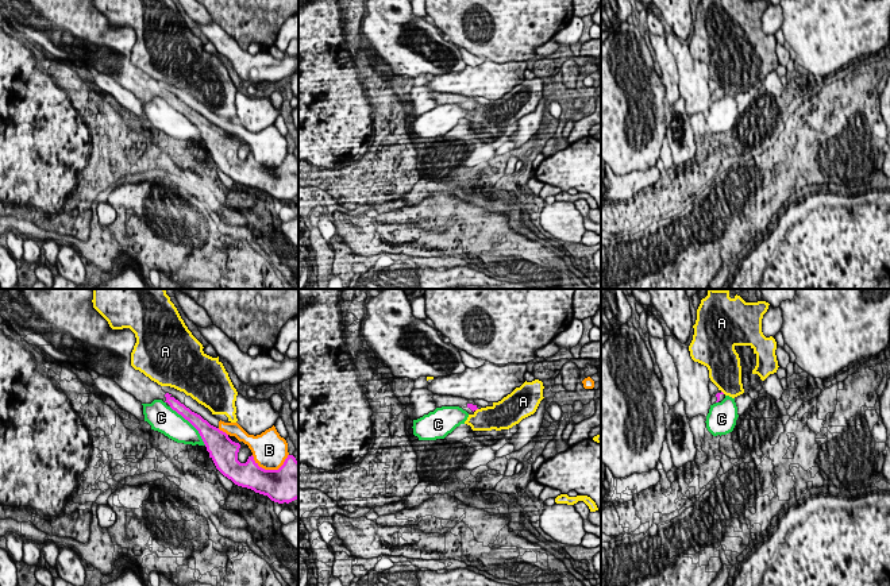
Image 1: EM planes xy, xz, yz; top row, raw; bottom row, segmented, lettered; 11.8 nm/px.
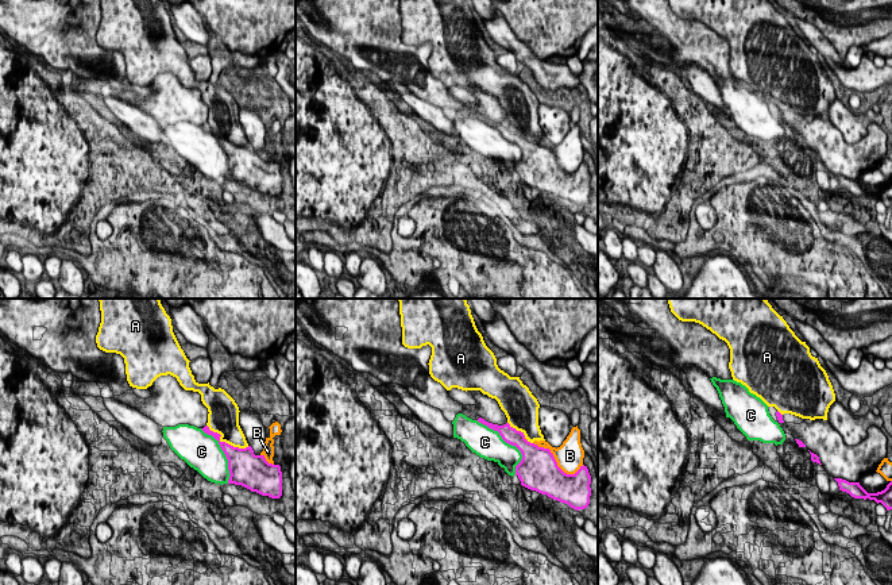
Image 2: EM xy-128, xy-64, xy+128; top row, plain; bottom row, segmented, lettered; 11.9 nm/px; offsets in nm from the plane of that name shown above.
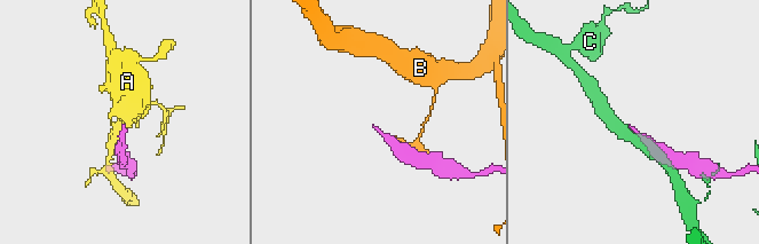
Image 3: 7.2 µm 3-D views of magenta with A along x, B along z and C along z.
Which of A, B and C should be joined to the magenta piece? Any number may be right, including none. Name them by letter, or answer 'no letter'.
no letter

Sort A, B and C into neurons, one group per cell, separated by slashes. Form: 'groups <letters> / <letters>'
groups A / B / C

